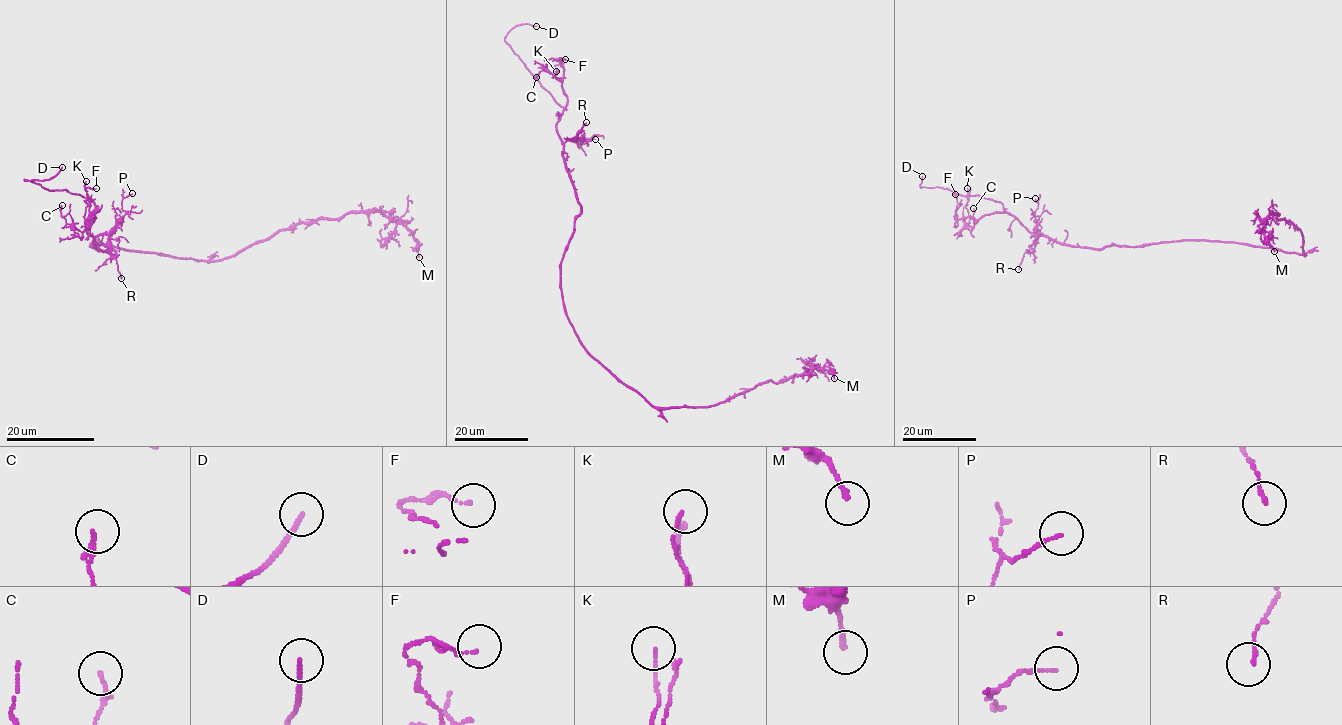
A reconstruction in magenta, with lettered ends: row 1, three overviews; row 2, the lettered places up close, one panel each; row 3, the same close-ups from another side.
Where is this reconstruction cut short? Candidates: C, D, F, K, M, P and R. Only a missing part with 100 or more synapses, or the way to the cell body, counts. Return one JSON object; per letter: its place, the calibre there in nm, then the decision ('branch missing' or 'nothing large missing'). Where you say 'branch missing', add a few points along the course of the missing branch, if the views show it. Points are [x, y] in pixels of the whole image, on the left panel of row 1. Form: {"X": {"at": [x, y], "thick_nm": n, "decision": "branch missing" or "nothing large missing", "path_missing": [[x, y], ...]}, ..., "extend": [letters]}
{"C": {"at": [62, 205], "thick_nm": 160, "decision": "nothing large missing"}, "D": {"at": [62, 167], "thick_nm": 160, "decision": "branch missing", "path_missing": [[62, 167], [68, 146], [92, 119], [104, 64]]}, "F": {"at": [96, 188], "thick_nm": 100, "decision": "nothing large missing"}, "K": {"at": [86, 181], "thick_nm": 80, "decision": "nothing large missing"}, "M": {"at": [419, 257], "thick_nm": 150, "decision": "nothing large missing"}, "P": {"at": [132, 193], "thick_nm": 80, "decision": "nothing large missing"}, "R": {"at": [121, 278], "thick_nm": 110, "decision": "nothing large missing"}, "extend": ["D"]}

